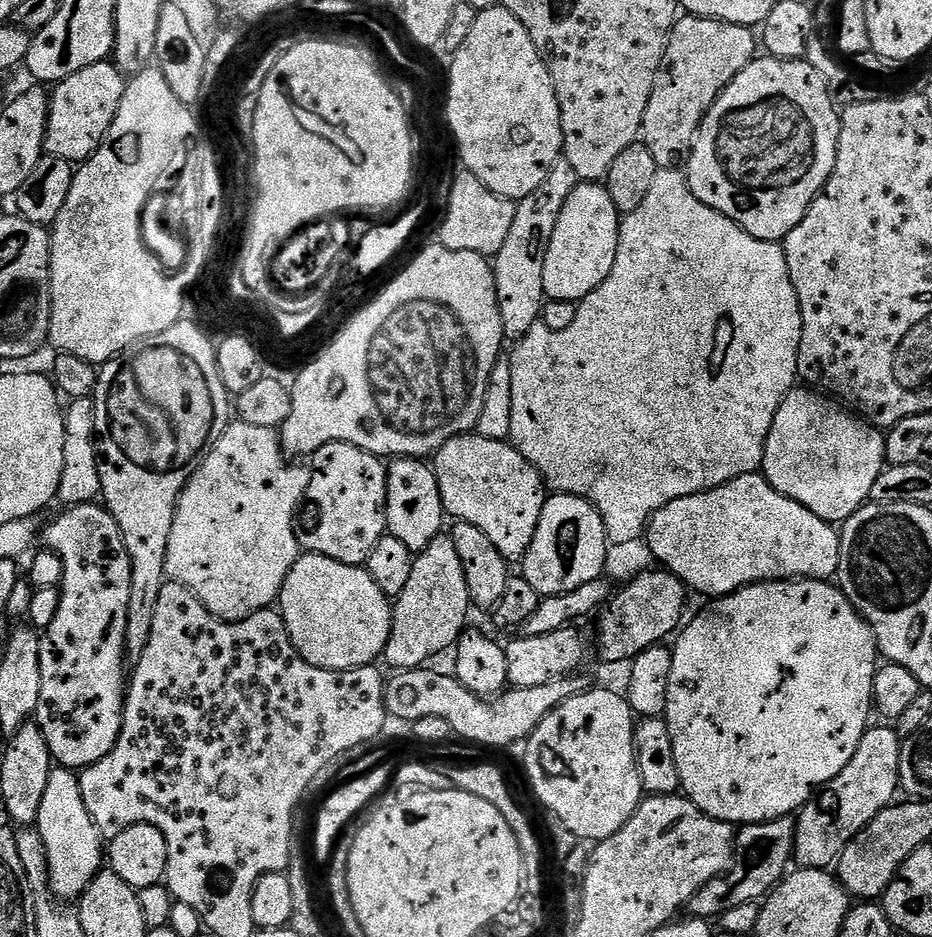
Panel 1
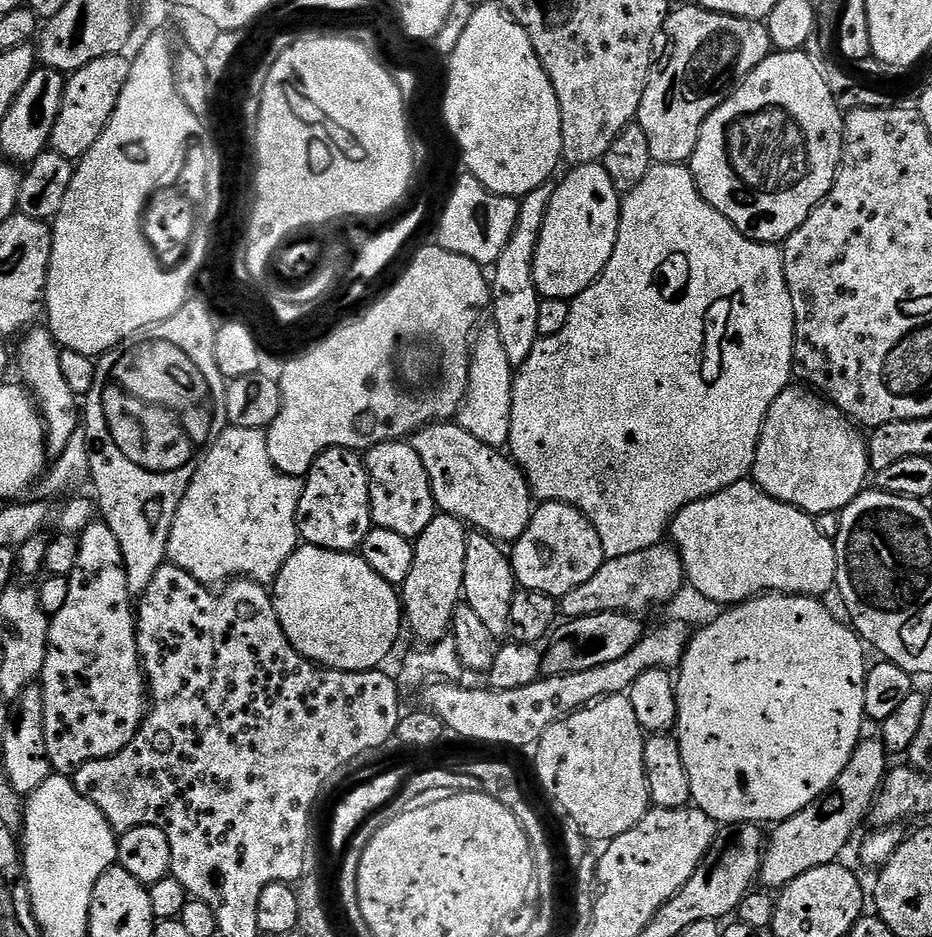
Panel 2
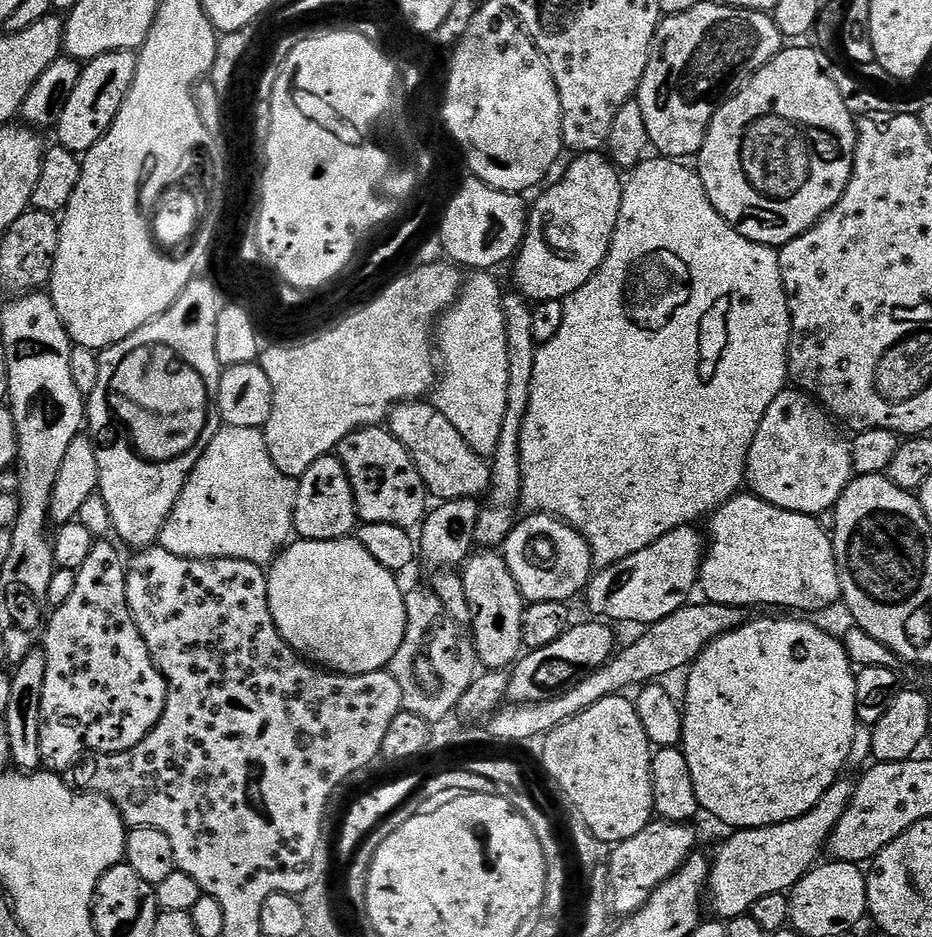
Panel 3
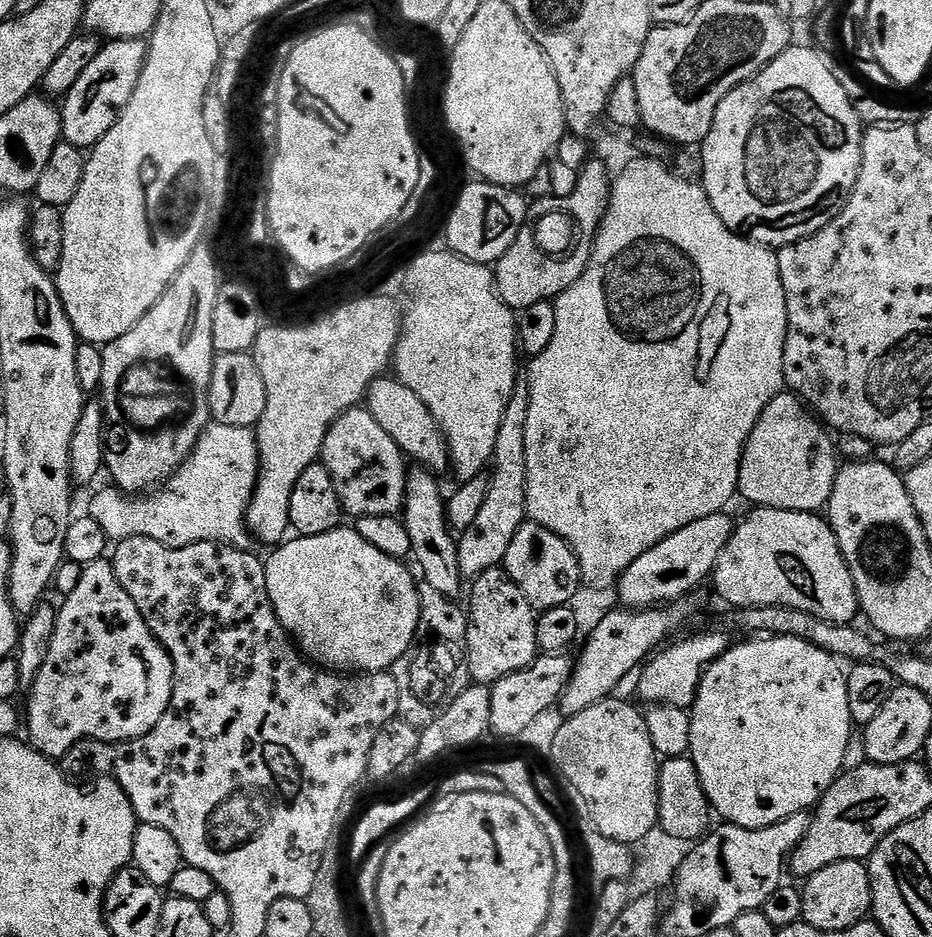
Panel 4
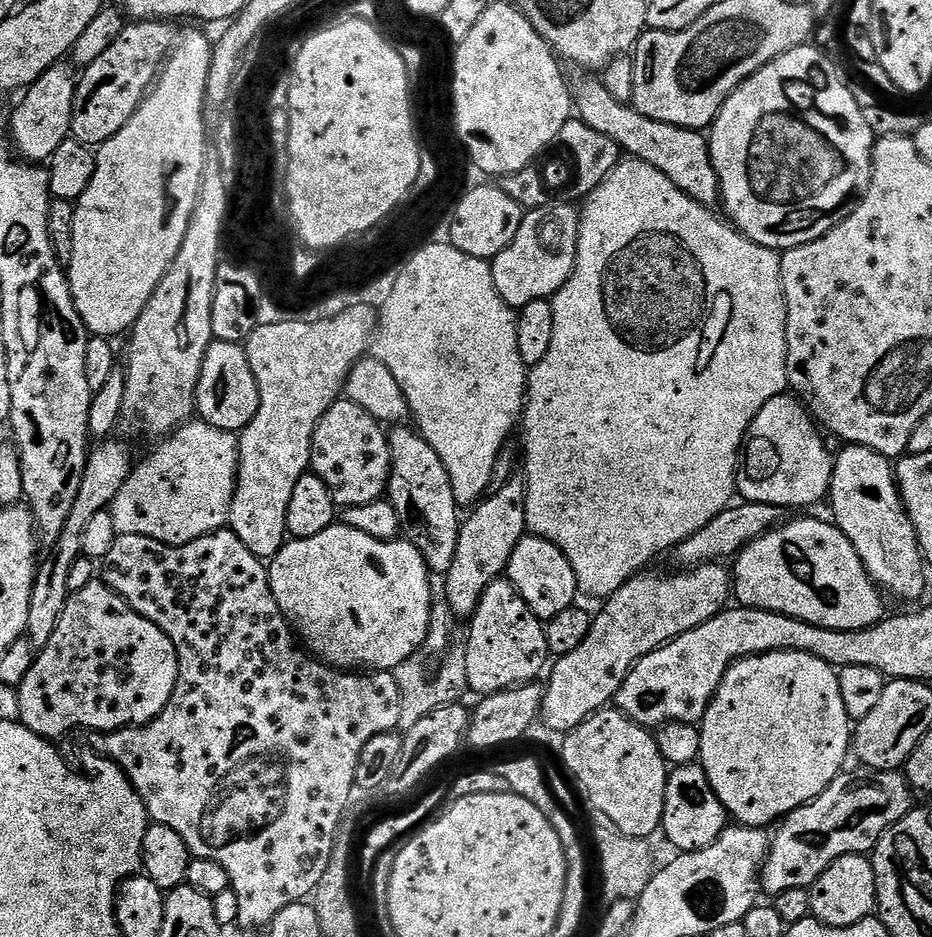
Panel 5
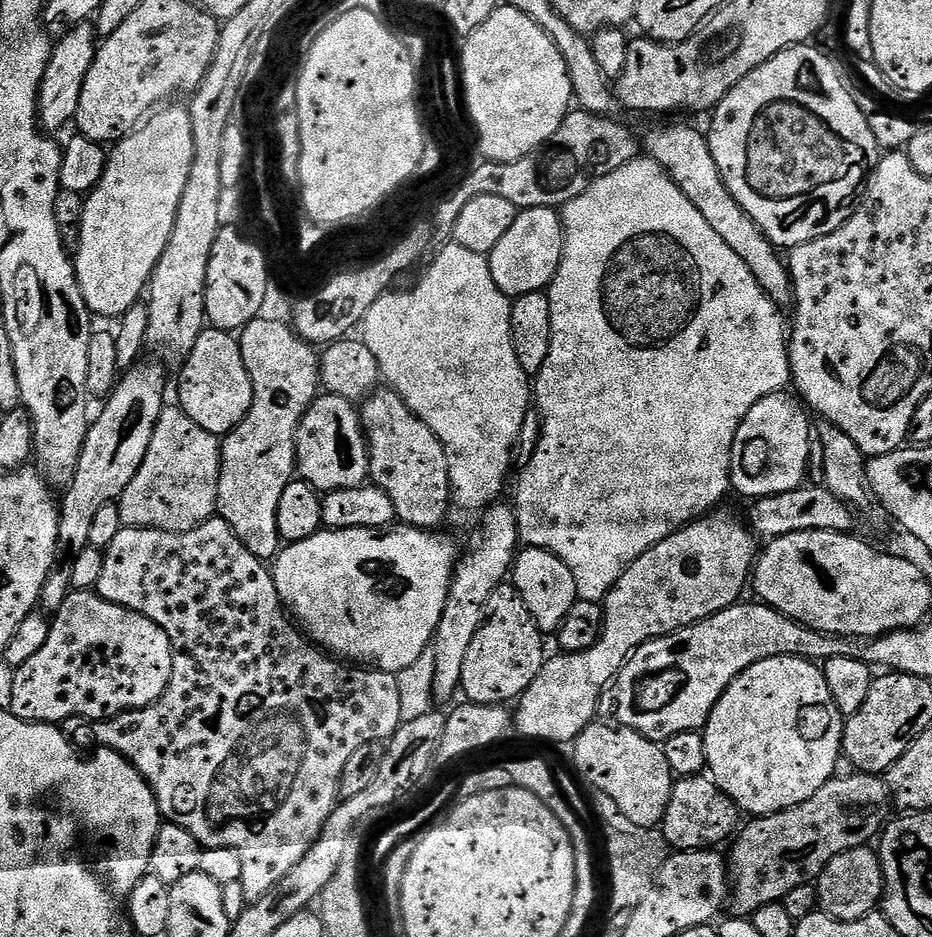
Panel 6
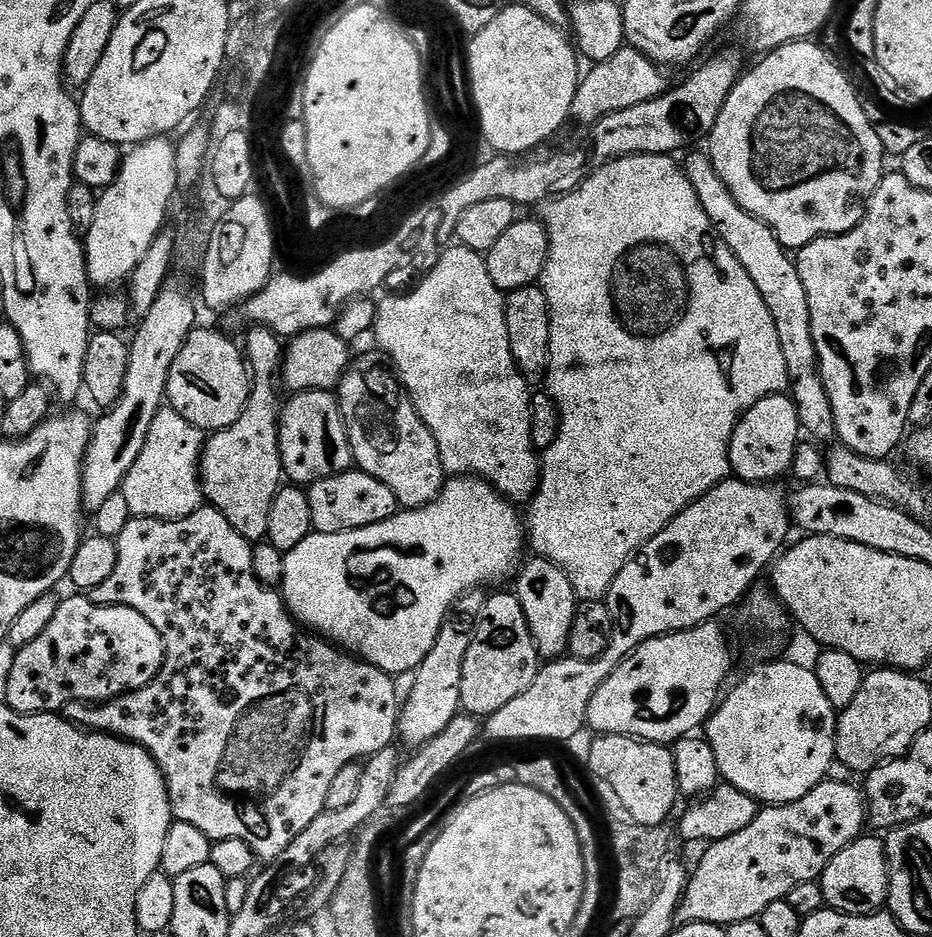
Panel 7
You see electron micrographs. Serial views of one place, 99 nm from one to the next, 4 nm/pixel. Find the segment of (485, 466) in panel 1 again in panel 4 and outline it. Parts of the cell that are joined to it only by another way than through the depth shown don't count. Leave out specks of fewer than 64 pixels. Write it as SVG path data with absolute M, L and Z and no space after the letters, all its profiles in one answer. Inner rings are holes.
M385 374L368 387L366 407L374 422L378 422L378 426L382 426L382 430L386 430L390 438L394 438L394 442L409 461L416 460L412 462L433 474L449 471L448 444L442 430L438 422L434 422L434 414L426 410L426 402L422 402L422 398L418 398L418 394L410 390L410 386Z

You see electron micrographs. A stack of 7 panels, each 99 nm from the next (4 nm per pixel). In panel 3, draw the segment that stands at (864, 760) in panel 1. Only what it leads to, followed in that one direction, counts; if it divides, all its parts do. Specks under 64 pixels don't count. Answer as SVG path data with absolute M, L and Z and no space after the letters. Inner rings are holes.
M841 778L830 785L826 794L806 814L790 822L765 828L746 828L731 833L732 837L711 857L712 872L708 876L708 904L717 917L724 920L747 915L759 899L769 894L791 891L795 884L821 859L838 818L846 810L854 784Z

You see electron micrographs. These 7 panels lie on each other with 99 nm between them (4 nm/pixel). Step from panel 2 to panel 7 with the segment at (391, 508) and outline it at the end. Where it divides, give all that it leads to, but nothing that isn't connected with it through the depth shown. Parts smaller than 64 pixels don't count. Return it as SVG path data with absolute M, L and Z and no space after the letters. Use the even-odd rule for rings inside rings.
M328 390L298 392L283 401L278 446L284 476L292 479L289 481L296 486L310 486L322 478L351 472L354 468L346 426L340 413L340 401Z

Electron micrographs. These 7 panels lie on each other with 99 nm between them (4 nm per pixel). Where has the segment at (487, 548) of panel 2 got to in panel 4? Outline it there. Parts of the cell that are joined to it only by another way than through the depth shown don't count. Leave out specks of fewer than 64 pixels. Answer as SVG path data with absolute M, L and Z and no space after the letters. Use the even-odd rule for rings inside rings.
M503 567L491 568L471 581L472 593L466 603L468 617L468 674L477 685L491 686L530 666L538 655L536 647L536 618L537 609L530 606L526 594L518 590L518 586L508 577Z

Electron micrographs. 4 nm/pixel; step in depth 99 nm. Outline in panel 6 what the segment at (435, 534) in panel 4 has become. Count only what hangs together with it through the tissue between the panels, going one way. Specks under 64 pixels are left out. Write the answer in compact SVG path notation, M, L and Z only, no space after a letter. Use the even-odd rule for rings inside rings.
M391 390L377 391L363 401L360 423L364 425L364 438L368 441L368 475L371 483L394 502L396 520L410 528L439 529L439 524L448 516L448 504L450 508L453 498L446 454L442 442L434 438L434 430L418 419L400 395Z

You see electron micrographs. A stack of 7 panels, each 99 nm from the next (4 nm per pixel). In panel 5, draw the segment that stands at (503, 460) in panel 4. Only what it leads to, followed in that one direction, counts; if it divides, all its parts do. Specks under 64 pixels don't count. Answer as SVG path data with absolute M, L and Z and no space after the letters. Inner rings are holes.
M508 479L497 493L485 495L467 516L460 526L454 562L450 562L450 570L442 576L443 603L447 604L448 611L456 618L471 618L475 614L482 594L486 594L486 586L507 573L510 554L514 554L514 546L518 546L518 542L526 535L528 523L524 509L523 479Z

